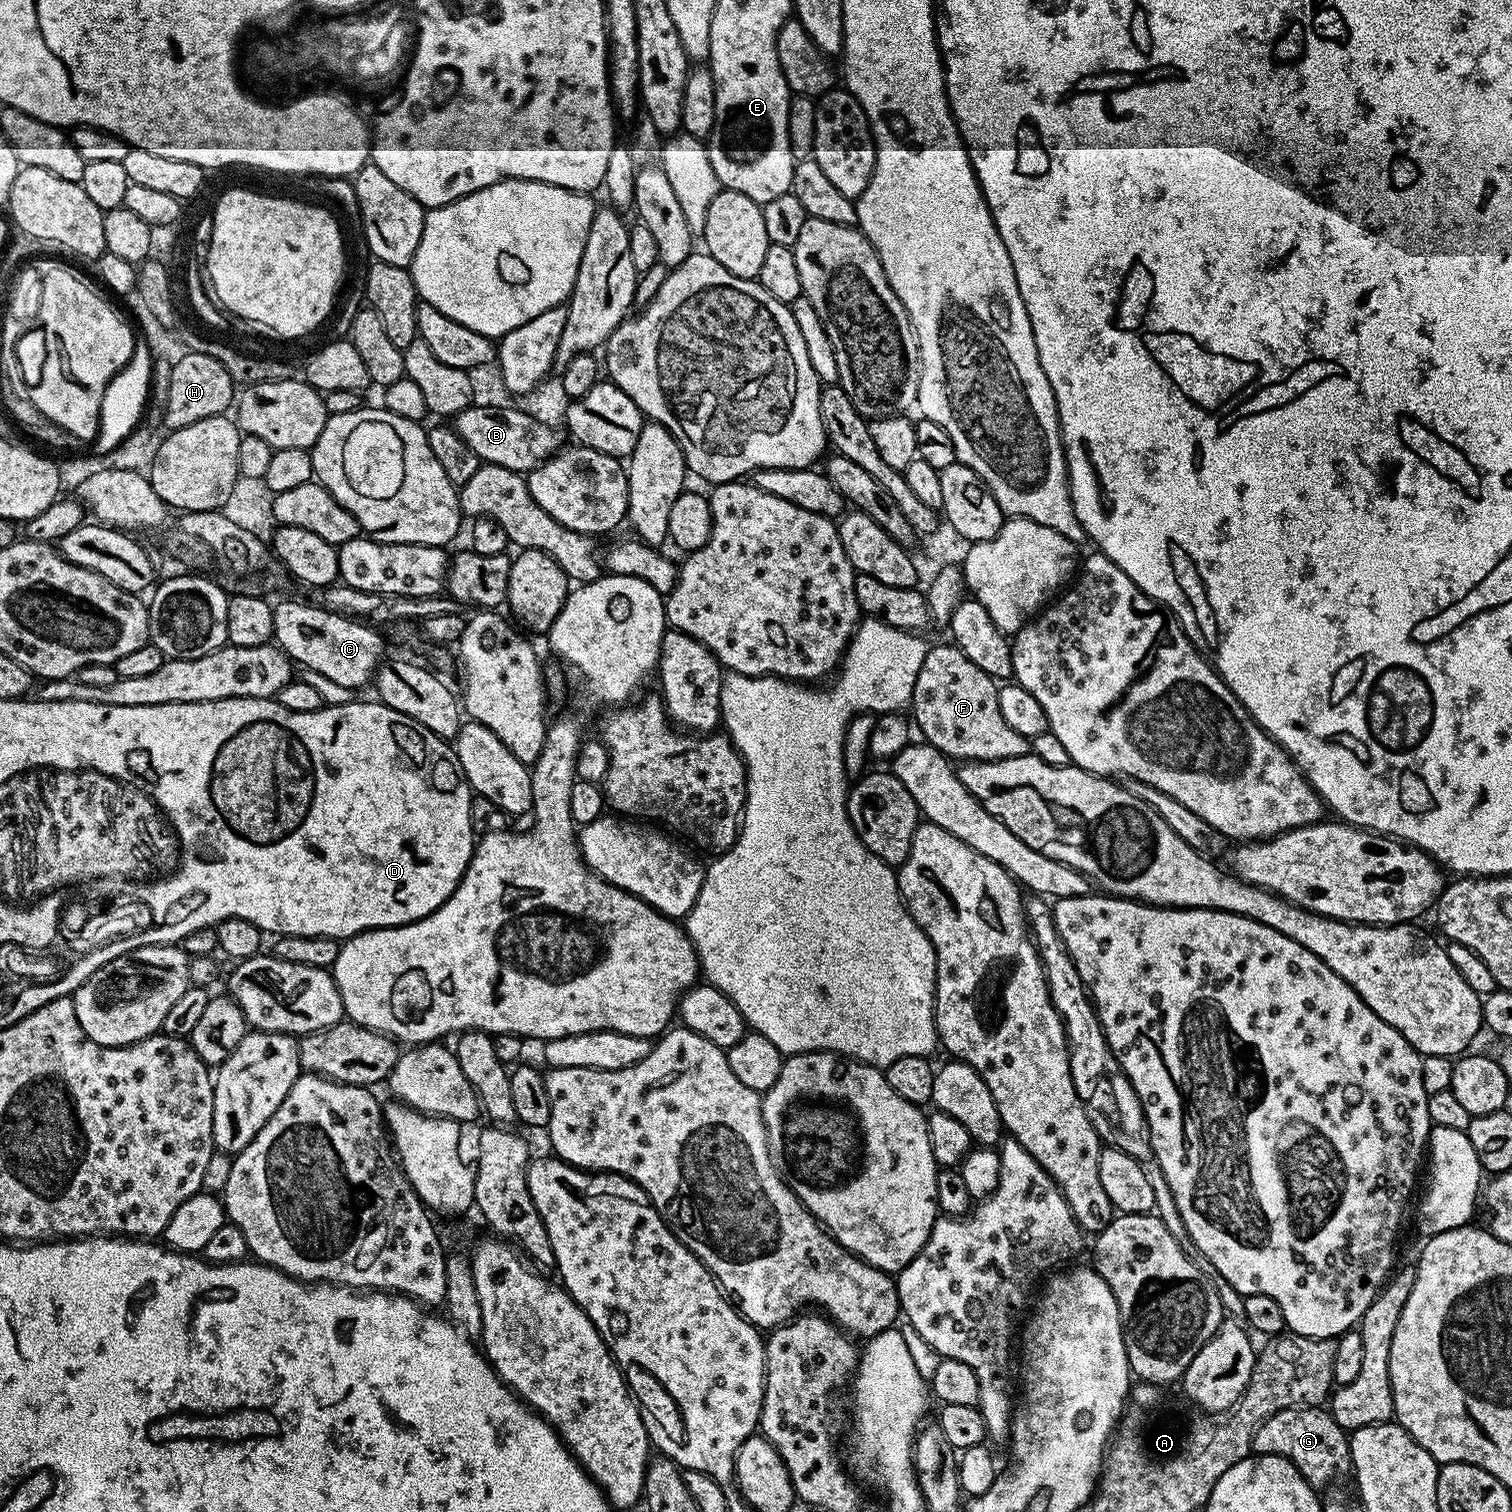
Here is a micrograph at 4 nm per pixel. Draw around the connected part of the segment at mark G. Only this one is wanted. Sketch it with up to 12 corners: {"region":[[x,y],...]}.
{"region":[[1320,1406],[1283,1408],[1252,1435],[1317,1490],[1353,1471],[1349,1433]]}

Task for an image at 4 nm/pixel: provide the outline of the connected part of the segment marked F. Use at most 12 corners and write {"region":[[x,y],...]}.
{"region":[[951,642],[933,643],[910,709],[956,762],[1027,756],[998,684]]}

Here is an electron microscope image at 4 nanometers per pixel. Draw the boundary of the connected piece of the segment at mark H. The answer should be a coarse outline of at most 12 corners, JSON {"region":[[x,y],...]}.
{"region":[[190,351],[170,370],[163,427],[194,426],[233,407],[221,362]]}

